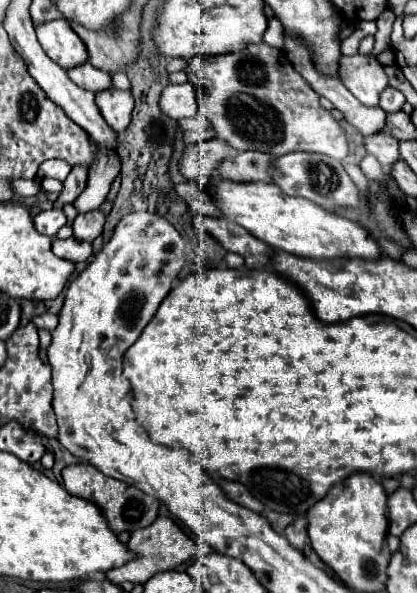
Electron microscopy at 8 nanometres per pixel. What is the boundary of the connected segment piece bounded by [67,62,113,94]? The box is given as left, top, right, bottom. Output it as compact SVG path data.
M89 62L83 64L83 66L77 66L75 70L69 70L67 72L73 82L85 90L91 90L91 92L103 92L103 90L109 90L113 84L111 84L111 76L103 70L95 70Z

